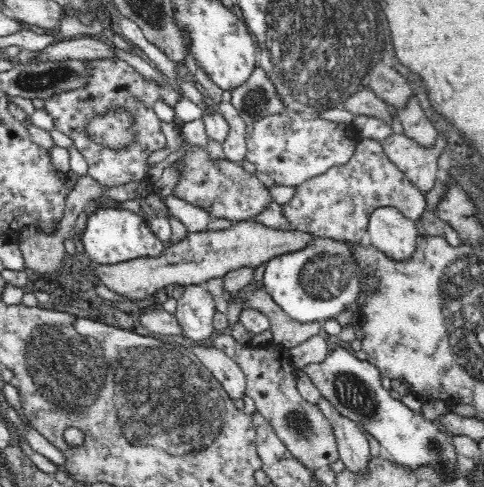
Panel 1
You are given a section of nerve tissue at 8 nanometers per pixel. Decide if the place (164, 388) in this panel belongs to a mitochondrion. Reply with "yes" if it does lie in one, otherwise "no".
yes

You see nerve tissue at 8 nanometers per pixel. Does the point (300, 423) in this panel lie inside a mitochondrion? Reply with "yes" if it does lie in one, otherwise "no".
yes

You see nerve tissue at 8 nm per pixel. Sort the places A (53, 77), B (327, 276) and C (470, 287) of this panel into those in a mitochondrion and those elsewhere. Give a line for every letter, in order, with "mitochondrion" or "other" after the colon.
A: mitochondrion
B: mitochondrion
C: mitochondrion

